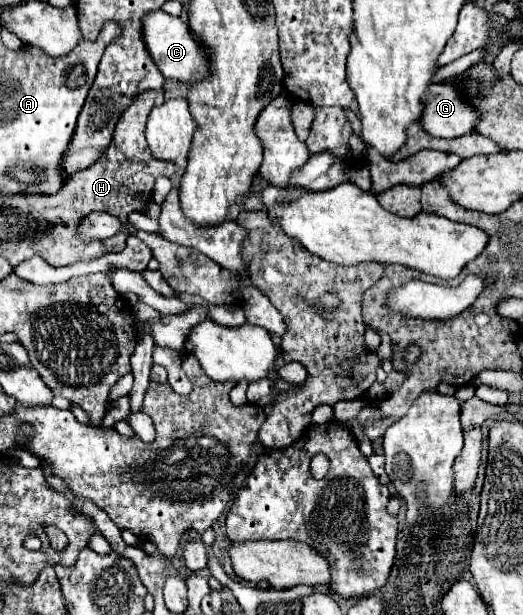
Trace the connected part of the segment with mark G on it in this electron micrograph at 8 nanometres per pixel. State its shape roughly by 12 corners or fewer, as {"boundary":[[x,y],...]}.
{"boundary":[[453,80],[425,92],[419,124],[437,138],[475,132],[481,112]]}

